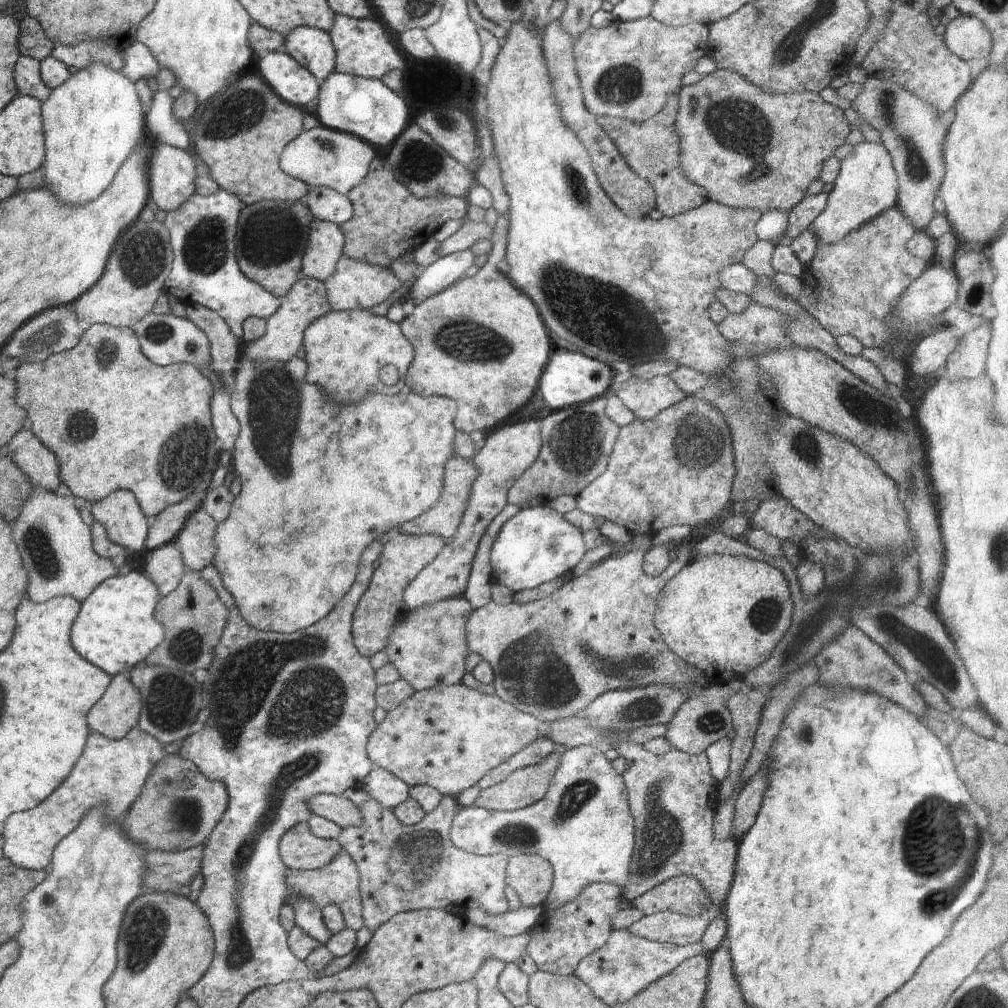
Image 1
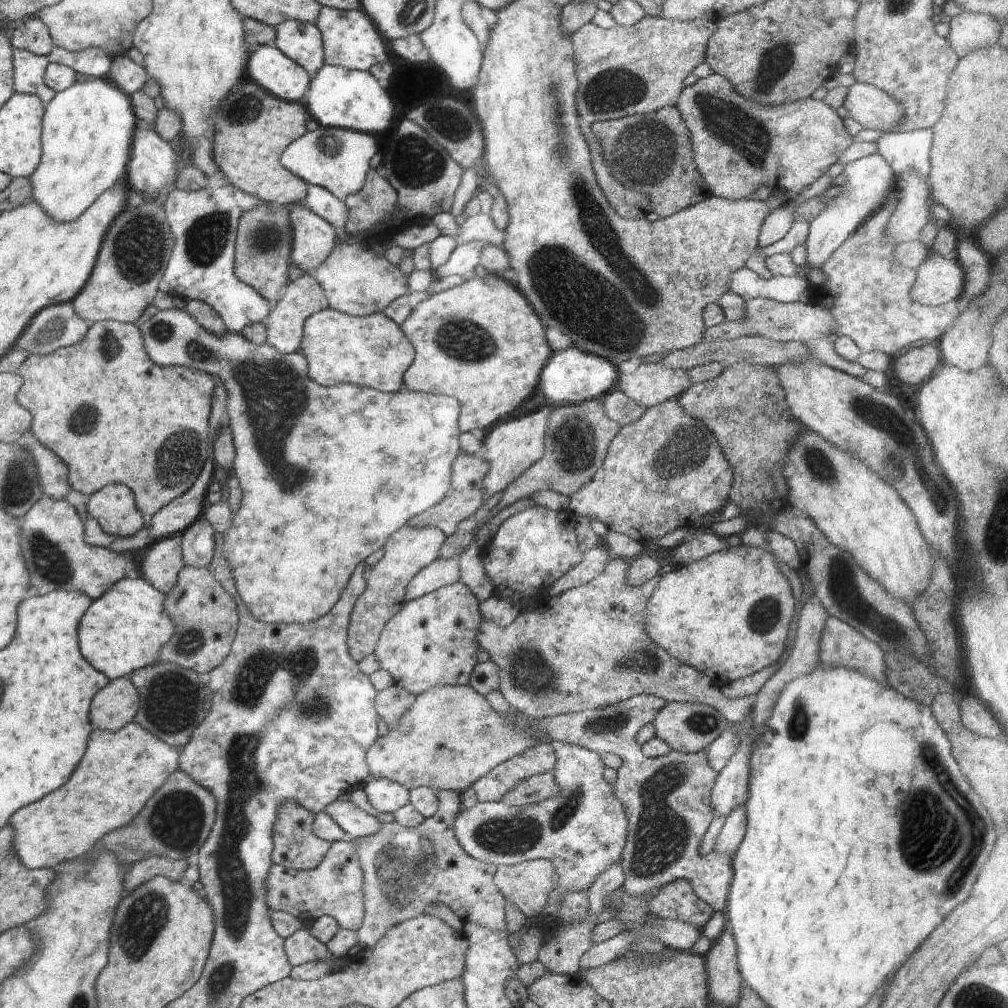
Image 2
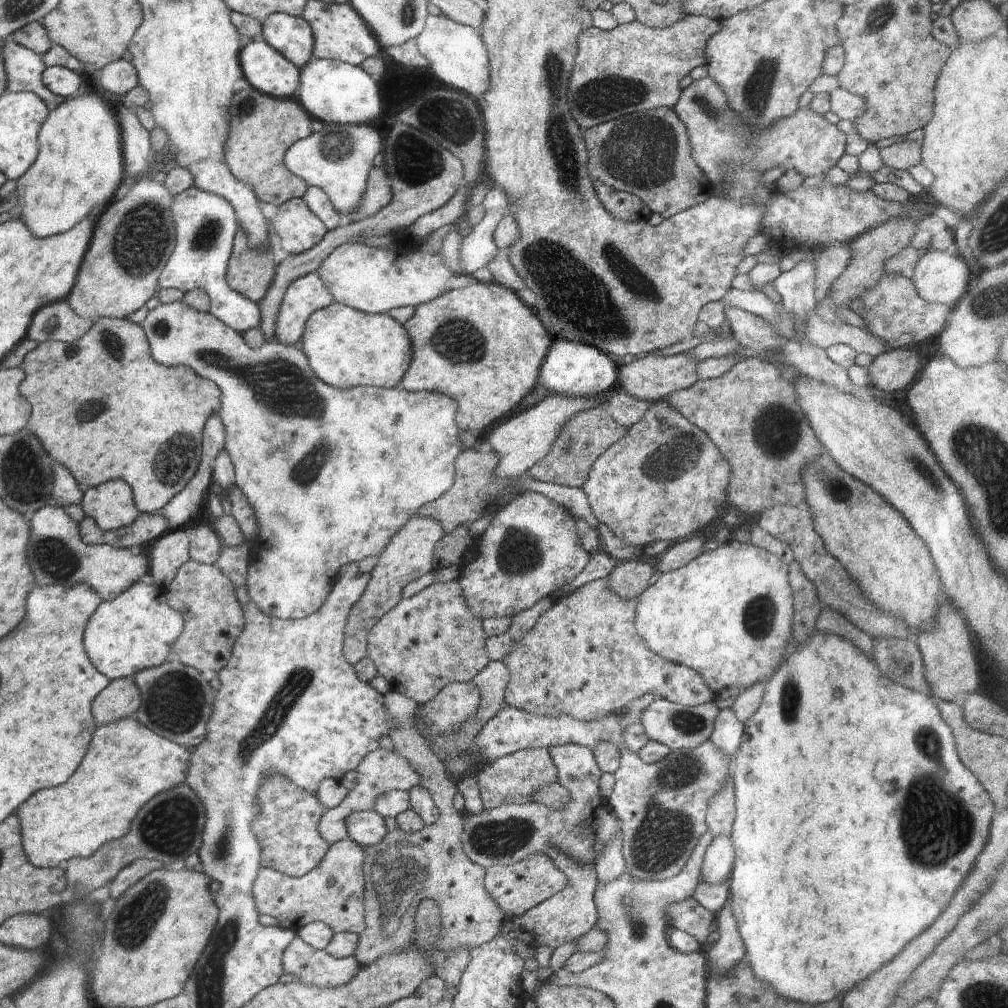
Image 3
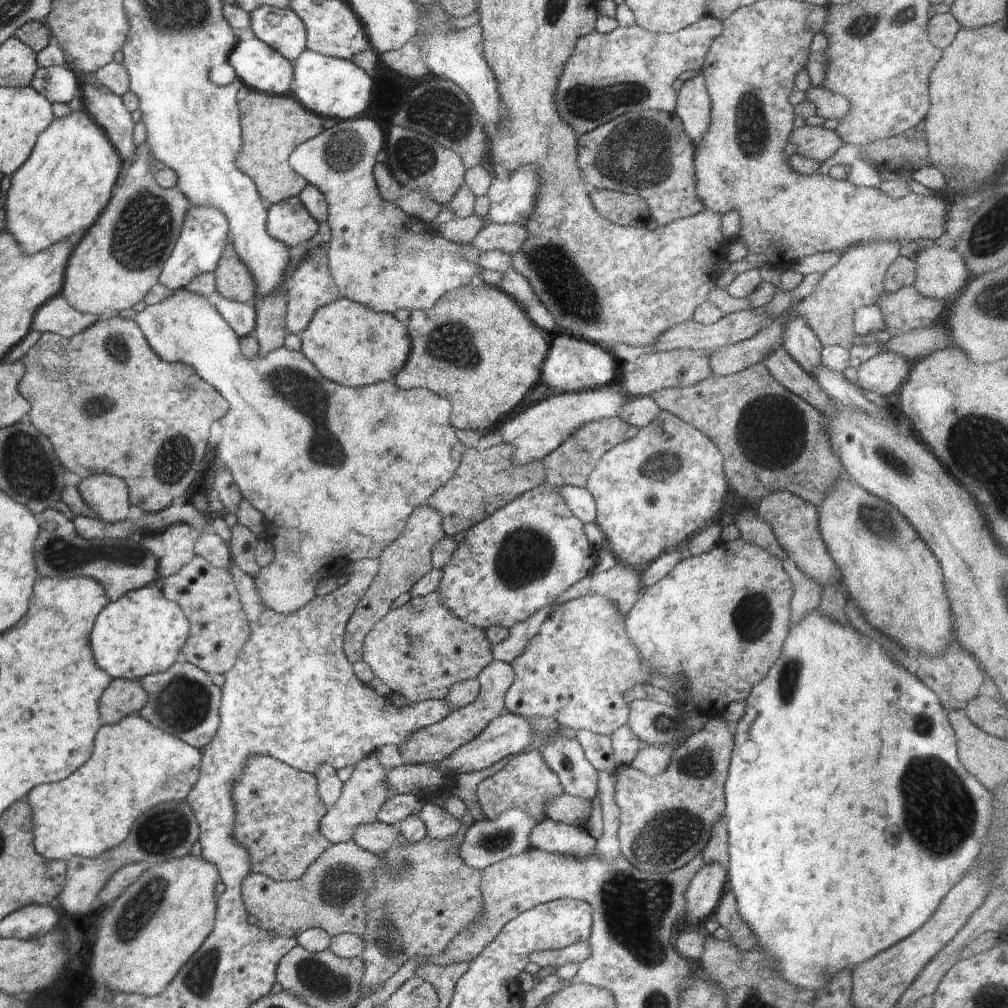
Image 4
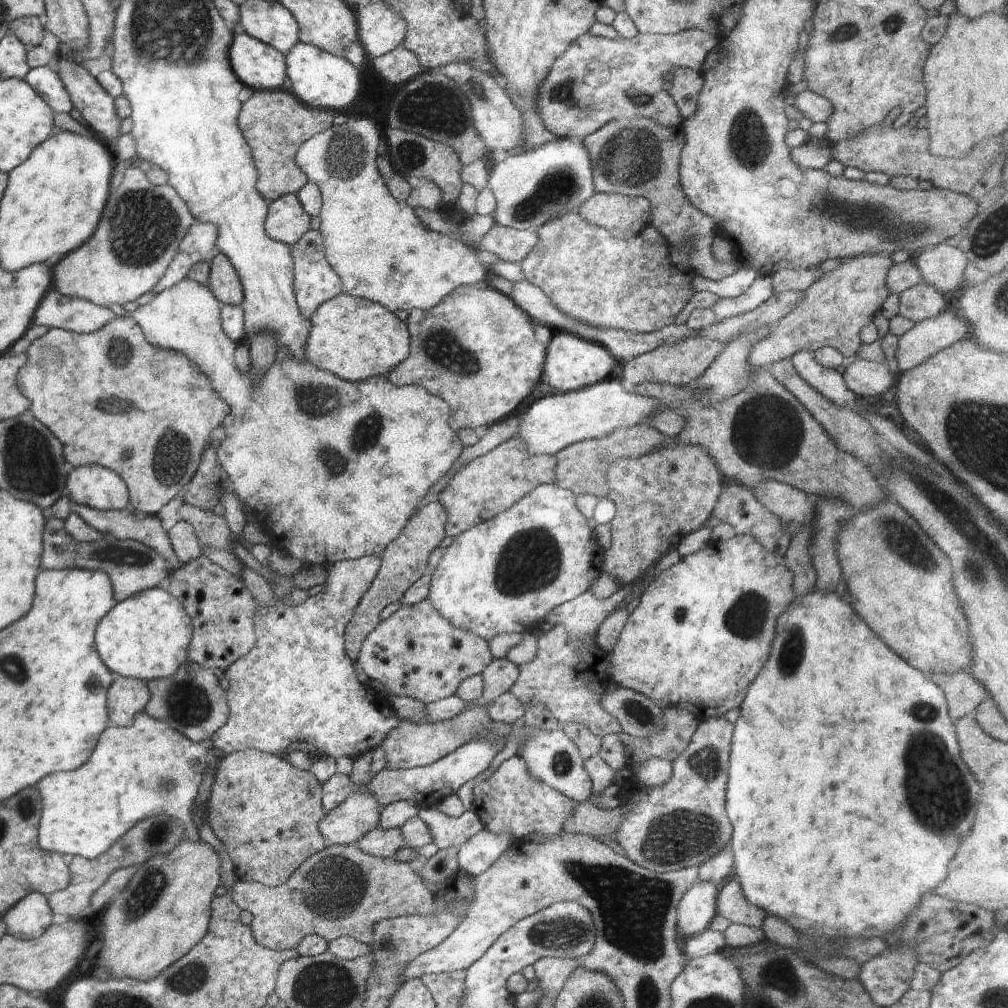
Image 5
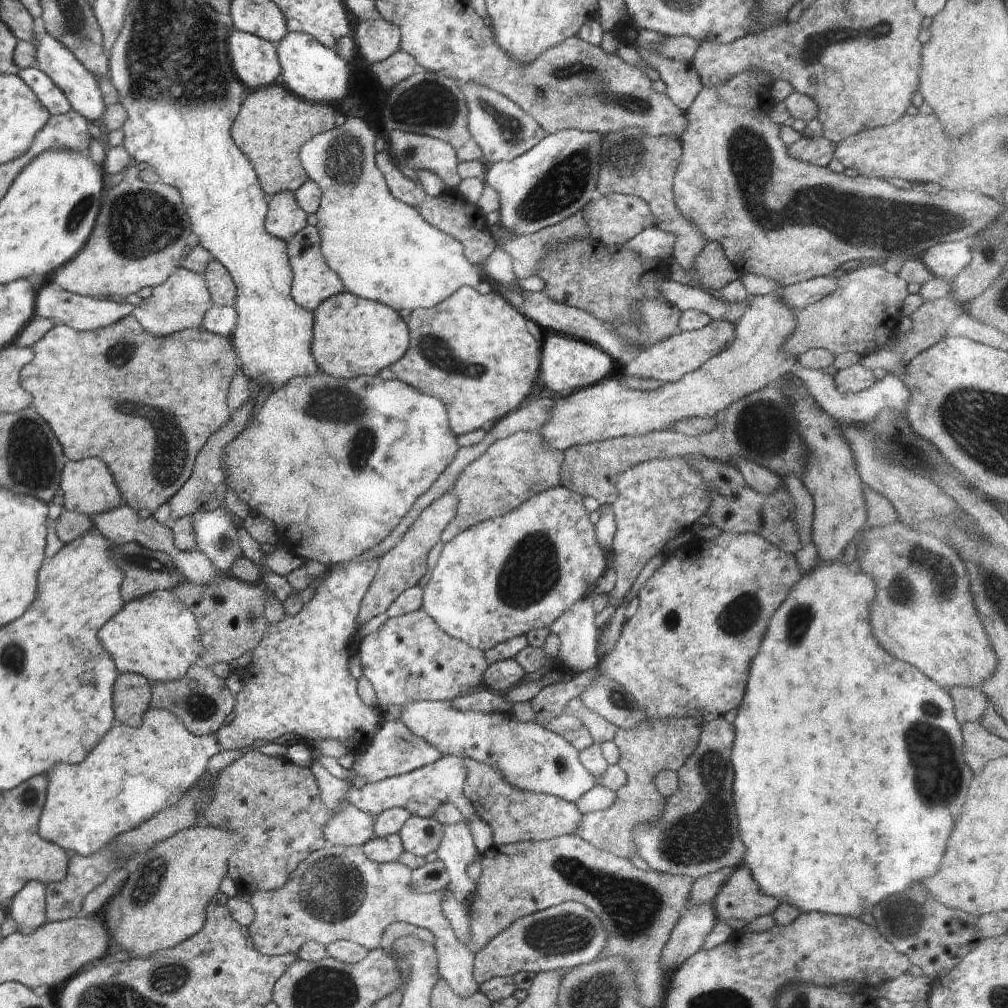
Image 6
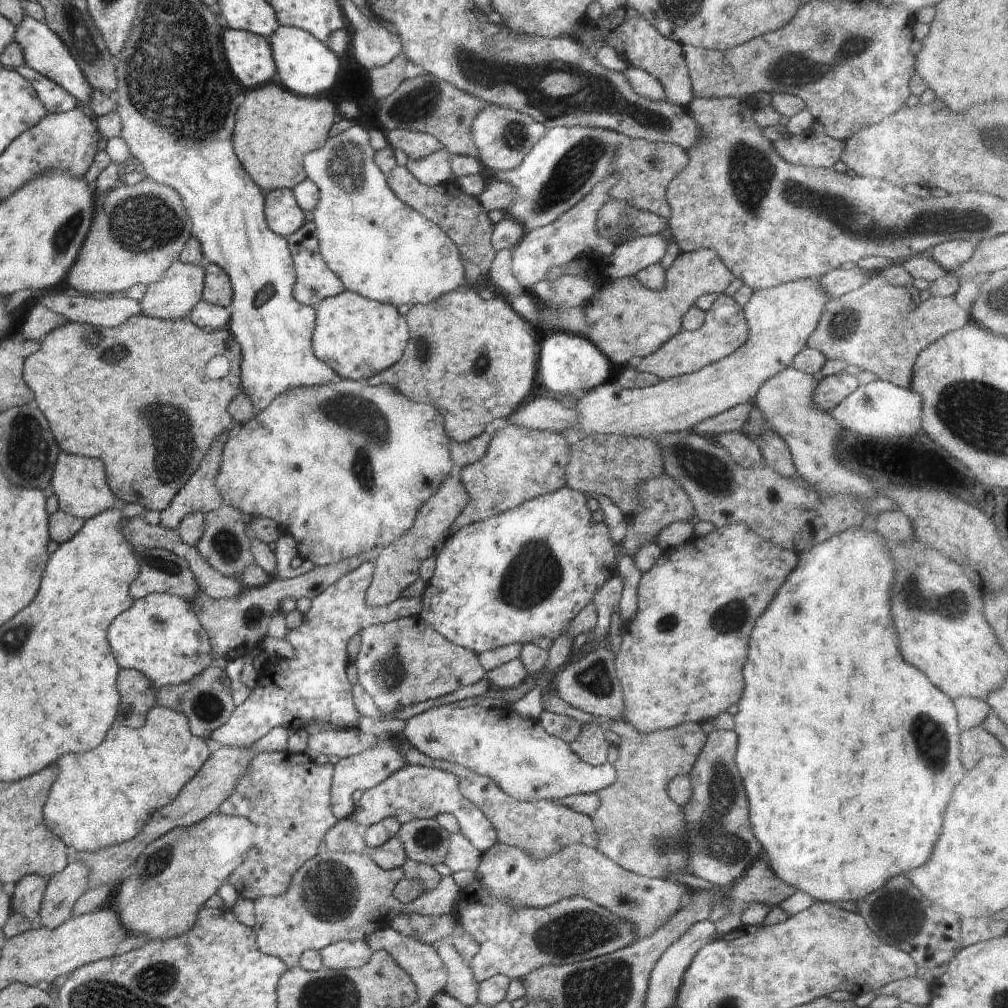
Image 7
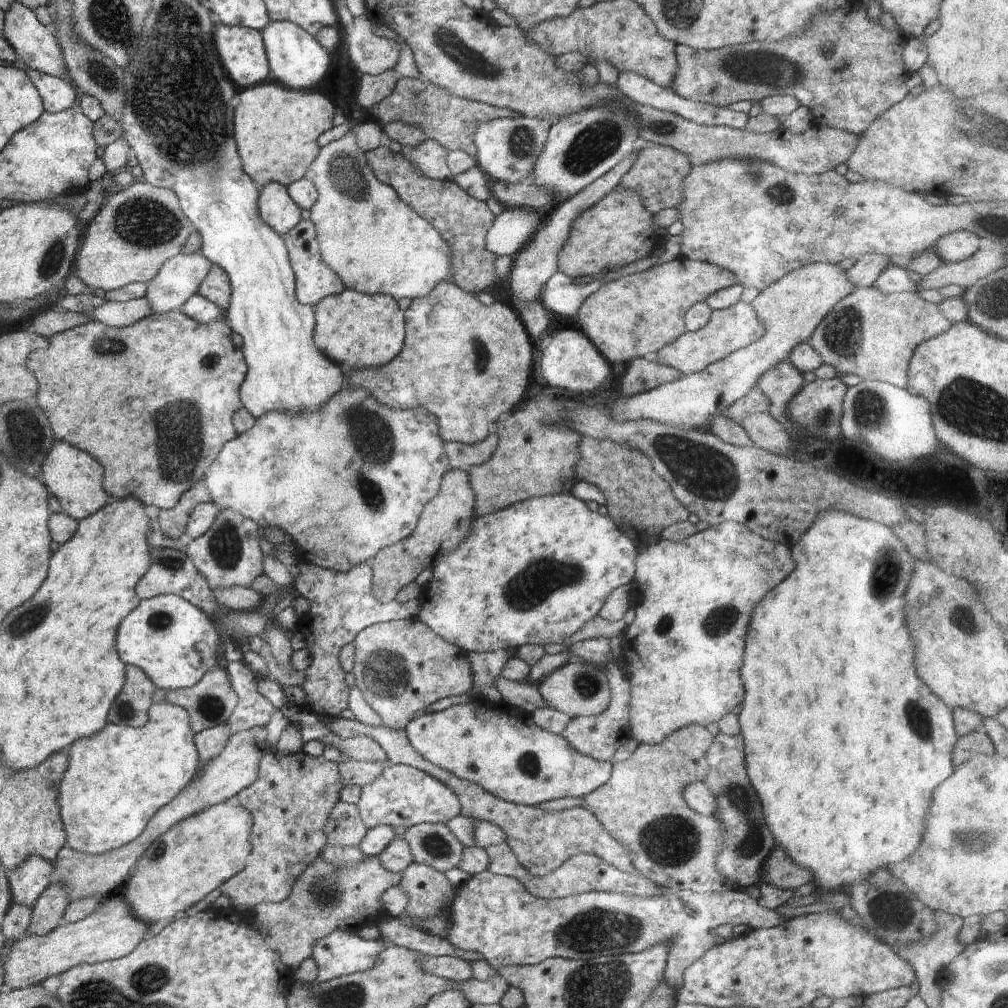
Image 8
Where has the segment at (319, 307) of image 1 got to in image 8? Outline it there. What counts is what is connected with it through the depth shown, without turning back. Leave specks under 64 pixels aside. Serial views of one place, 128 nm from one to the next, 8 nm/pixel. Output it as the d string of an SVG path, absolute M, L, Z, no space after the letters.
M302 218L292 230L281 235L284 240L289 256L290 266L296 278L296 298L300 304L315 307L326 296L340 294L345 289L340 277L322 260L319 244L316 240L316 231L312 221Z

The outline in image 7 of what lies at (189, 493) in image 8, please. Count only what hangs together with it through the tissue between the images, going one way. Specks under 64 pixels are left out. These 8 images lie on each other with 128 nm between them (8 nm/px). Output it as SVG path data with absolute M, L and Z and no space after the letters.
M228 432L220 434L212 448L206 452L198 470L191 474L190 480L176 493L170 506L161 511L161 526L177 530L184 516L194 512L204 514L222 506L220 491L216 488L216 476L219 474L222 450L228 440Z

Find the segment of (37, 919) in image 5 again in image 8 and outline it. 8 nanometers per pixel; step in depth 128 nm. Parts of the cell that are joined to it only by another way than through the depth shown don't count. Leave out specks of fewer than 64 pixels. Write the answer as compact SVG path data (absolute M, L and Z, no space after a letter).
M32 856L19 868L9 871L16 904L32 909L38 897L53 881L52 868L52 862L40 856Z

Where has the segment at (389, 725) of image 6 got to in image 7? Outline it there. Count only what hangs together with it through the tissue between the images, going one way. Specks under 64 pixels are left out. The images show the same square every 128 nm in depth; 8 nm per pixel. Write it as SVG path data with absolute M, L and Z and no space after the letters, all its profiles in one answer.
M381 734L376 736L376 744L368 748L362 754L342 758L333 765L333 777L331 780L331 810L337 820L346 819L346 816L354 813L355 808L350 804L350 799L355 790L368 790L392 776L396 770L406 765L404 754L396 742L394 735Z

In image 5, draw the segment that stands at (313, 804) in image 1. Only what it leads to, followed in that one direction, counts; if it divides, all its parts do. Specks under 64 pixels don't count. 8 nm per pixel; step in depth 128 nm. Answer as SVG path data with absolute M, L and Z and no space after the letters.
M378 825L372 832L364 834L355 845L370 856L393 858L394 854L406 846L399 829L385 829Z

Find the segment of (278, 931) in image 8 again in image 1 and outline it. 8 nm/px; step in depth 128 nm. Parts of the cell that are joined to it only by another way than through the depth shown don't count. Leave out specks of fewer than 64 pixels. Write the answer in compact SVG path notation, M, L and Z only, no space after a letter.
M341 848L338 856L324 868L318 870L286 870L286 882L288 883L287 904L294 906L298 896L304 896L312 900L320 910L326 908L328 904L336 904L340 909L347 928L358 932L363 927L362 900L359 891L359 872L357 864L352 857Z

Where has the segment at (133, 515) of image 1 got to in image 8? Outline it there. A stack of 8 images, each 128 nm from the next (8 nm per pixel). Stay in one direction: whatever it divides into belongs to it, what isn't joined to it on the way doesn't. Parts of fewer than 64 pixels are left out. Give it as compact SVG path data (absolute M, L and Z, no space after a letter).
M55 442L40 475L40 480L48 485L48 490L56 496L64 512L77 521L94 515L111 501L112 496L104 488L105 479L106 469L95 457L64 442Z

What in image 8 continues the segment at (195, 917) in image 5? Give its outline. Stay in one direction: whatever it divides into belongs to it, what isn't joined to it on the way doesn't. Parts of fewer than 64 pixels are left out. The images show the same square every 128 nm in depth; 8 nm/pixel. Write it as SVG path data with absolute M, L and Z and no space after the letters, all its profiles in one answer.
M230 800L204 808L174 824L152 841L141 856L140 864L136 864L132 880L125 884L122 895L135 916L148 925L154 924L158 920L174 918L178 912L185 912L206 898L244 868L252 852L252 827L252 814Z

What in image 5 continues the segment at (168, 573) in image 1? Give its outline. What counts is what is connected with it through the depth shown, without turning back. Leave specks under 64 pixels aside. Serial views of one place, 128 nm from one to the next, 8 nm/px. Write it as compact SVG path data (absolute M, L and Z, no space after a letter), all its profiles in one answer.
M181 519L167 532L171 546L180 562L186 564L202 556L200 541L190 522Z

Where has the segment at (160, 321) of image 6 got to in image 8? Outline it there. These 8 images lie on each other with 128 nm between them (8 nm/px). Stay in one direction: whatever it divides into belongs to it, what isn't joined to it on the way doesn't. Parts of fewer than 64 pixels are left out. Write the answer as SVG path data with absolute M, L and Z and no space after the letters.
M202 252L178 253L160 267L156 276L147 282L147 293L152 313L180 311L182 304L198 293L210 272L211 262Z

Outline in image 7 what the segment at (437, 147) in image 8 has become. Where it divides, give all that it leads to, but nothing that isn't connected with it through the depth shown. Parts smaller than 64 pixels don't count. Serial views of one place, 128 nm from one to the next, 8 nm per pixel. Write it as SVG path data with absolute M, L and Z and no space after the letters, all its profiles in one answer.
M446 149L434 152L430 156L410 160L406 168L426 186L438 186L438 184L450 184L455 181L451 169L451 157Z

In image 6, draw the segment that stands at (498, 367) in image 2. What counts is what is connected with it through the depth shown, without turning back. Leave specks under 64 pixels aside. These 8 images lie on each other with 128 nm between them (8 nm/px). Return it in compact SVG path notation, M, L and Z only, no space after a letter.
M460 287L446 300L428 309L416 308L407 323L410 338L406 354L382 369L382 380L397 380L422 394L436 396L444 402L450 428L454 434L466 434L486 428L514 412L530 394L542 360L541 344L526 329L527 317L516 310L500 293L480 294L472 287Z

